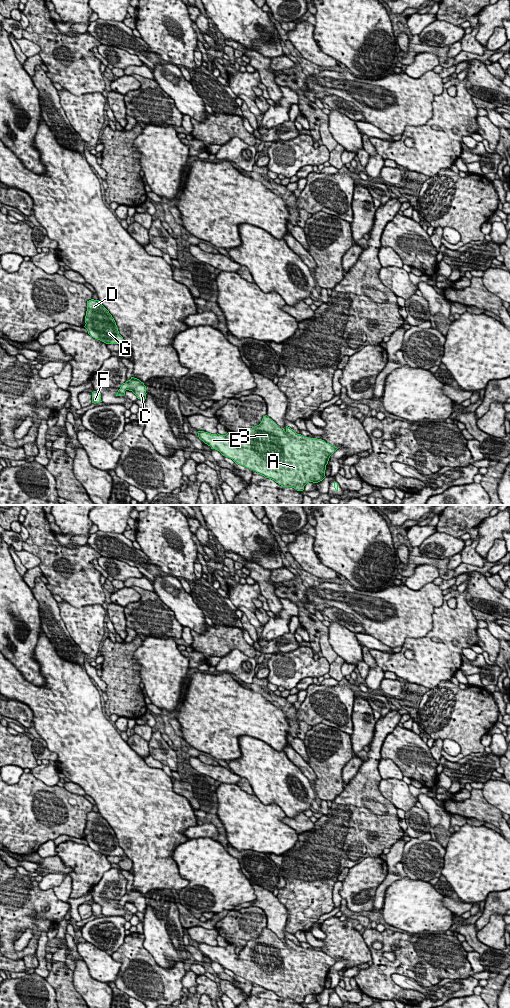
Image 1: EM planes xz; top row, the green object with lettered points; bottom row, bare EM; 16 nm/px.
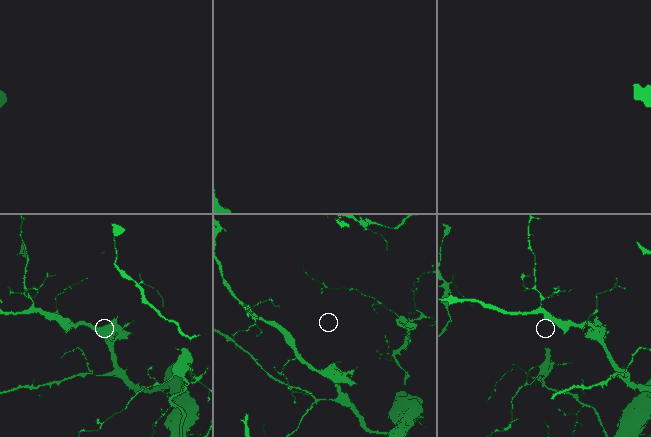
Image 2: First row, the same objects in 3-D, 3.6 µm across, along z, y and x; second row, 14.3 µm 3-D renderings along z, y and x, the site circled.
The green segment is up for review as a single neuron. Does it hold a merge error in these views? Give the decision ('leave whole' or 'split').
leave whole

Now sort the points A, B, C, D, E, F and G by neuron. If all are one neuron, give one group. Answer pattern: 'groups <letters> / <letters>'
groups A B C D E F G

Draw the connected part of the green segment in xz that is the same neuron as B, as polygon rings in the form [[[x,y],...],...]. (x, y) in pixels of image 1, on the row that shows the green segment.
[[[267,415],[263,416],[259,425],[249,428],[239,442],[235,440],[236,435],[232,432],[228,432],[226,435],[204,431],[197,433],[199,439],[211,449],[219,451],[236,464],[256,471],[283,487],[292,487],[297,491],[303,491],[304,486],[309,482],[318,483],[326,477],[326,465],[330,456],[338,449],[322,439],[297,434],[288,426],[284,431]]]

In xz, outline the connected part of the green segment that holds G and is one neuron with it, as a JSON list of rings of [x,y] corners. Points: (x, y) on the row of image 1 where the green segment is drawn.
[[[99,300],[87,301],[85,323],[91,337],[106,344],[125,344],[114,318]]]

